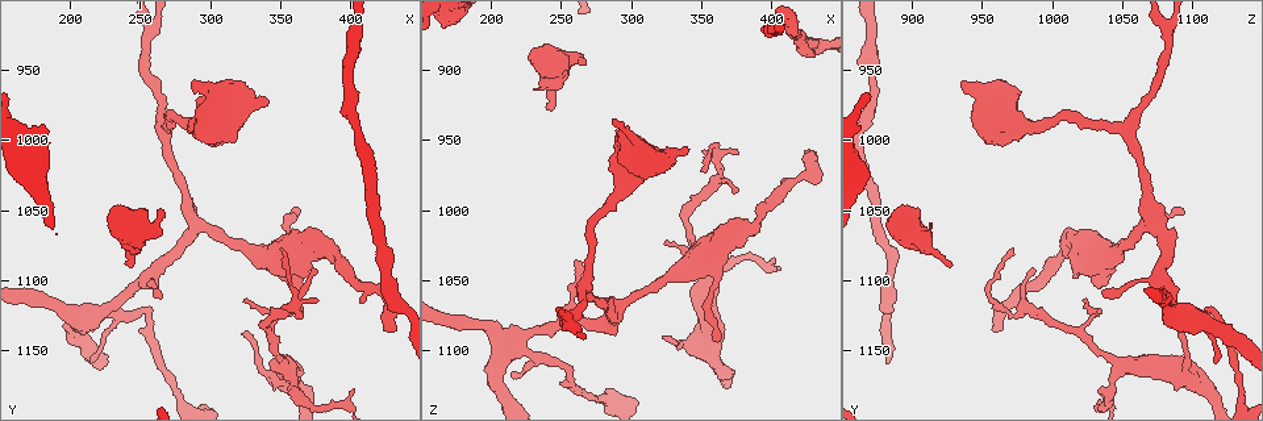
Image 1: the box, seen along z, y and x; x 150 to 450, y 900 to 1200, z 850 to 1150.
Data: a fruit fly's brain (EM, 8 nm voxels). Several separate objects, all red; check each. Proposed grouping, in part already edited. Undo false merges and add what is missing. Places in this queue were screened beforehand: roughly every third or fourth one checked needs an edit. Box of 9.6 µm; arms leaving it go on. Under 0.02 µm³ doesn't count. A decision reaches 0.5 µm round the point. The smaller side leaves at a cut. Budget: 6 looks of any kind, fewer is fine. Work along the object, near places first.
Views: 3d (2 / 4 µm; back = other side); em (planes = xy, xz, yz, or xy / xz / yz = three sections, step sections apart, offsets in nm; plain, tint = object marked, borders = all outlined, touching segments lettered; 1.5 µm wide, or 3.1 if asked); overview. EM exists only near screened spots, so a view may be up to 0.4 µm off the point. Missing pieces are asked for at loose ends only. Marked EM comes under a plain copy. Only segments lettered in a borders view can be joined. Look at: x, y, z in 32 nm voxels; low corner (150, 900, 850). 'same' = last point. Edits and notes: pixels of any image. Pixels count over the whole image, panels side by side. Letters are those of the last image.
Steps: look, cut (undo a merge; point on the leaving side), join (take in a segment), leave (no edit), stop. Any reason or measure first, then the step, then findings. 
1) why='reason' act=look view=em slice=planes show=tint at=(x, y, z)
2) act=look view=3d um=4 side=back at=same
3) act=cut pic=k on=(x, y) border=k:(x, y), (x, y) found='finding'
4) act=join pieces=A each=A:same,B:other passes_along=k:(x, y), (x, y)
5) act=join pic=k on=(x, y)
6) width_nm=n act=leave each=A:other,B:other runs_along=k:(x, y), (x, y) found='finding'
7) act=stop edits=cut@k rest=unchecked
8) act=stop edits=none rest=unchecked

act=look view=3d um=4 at=(268, 1050, 894)

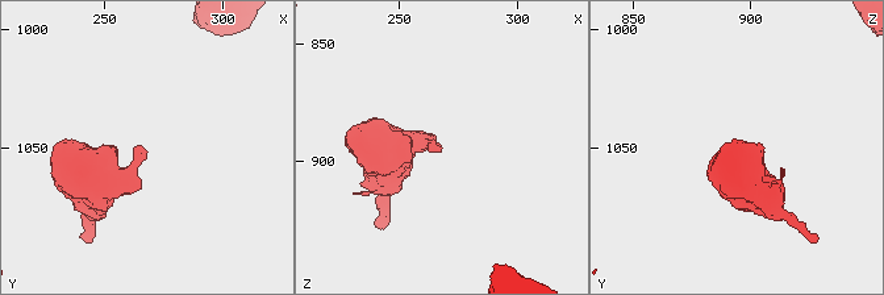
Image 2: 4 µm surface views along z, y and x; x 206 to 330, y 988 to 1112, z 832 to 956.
why='shape alone is not enough' act=look view=em slice=xy step=4 show=borders at=(267, 1051, 894)

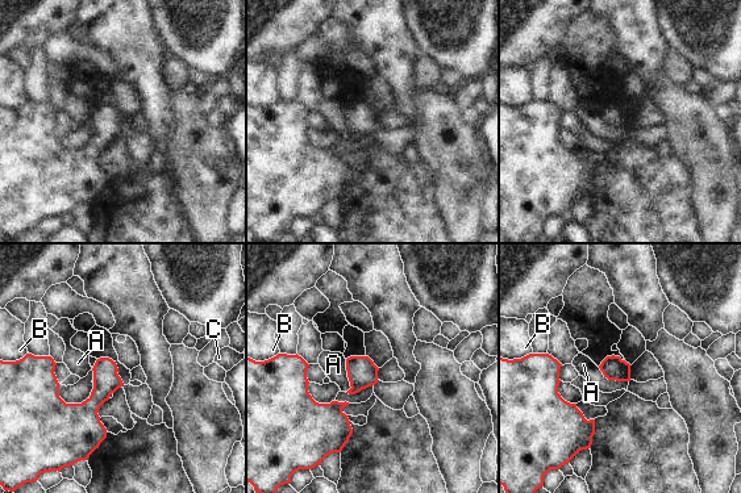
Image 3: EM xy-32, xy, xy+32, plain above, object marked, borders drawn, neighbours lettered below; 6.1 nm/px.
act=look view=em slice=planes show=borders at=same

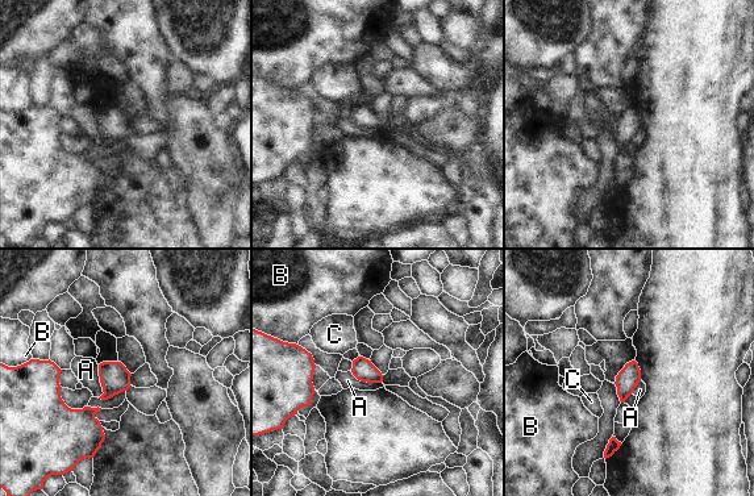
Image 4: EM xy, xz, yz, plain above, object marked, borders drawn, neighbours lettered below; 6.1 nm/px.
width_nm=140 act=leave each=A:other,B:other,C:other border=4:(98, 365), (103, 392), (99, 397) found='no lettered segment goes on from it'

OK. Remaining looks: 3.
why='stops while still wide' act=look view=em um=3.1 slice=yz step=16 show=tint at=(342, 972, 956)

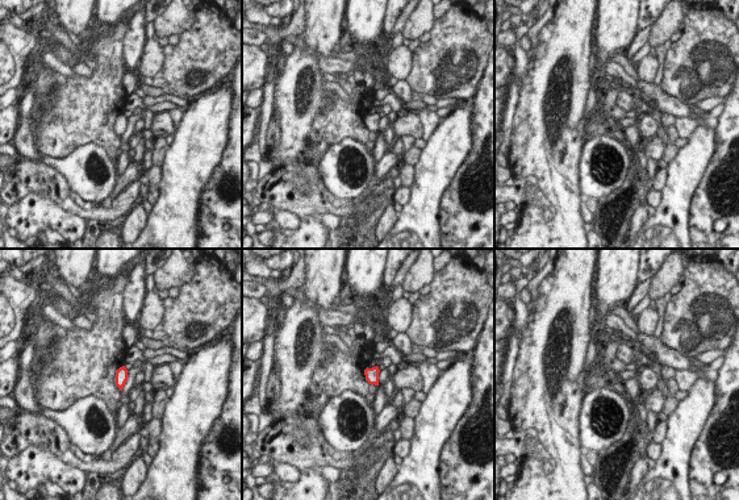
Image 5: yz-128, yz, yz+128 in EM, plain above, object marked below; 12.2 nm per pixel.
act=look view=em um=3.1 slice=planes show=borders at=same

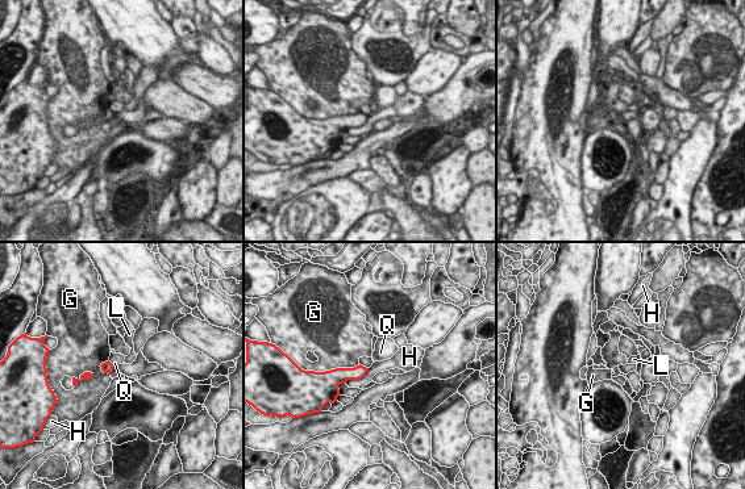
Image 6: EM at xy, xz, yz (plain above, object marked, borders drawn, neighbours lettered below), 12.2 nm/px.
longest_contact=H:360nm act=leave each=G:other,H:other,L:other,Q:other found='none of them fits'

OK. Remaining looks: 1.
why='thick turns thin' act=look view=em slice=planes show=borders at=(362, 1120, 966)

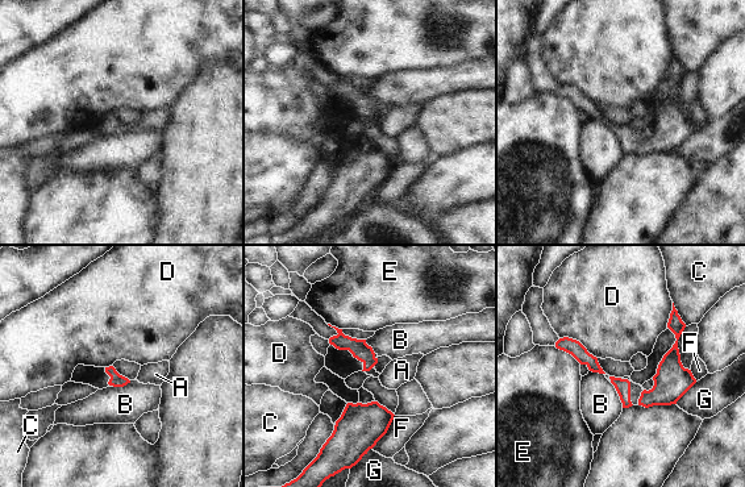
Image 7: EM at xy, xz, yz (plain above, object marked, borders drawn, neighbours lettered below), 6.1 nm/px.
act=leave each=A:other,B:other,C:other,D:other,E:other,F:other,G:other found='one neuron here'

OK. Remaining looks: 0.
act=stop edits=none rest=unchecked

